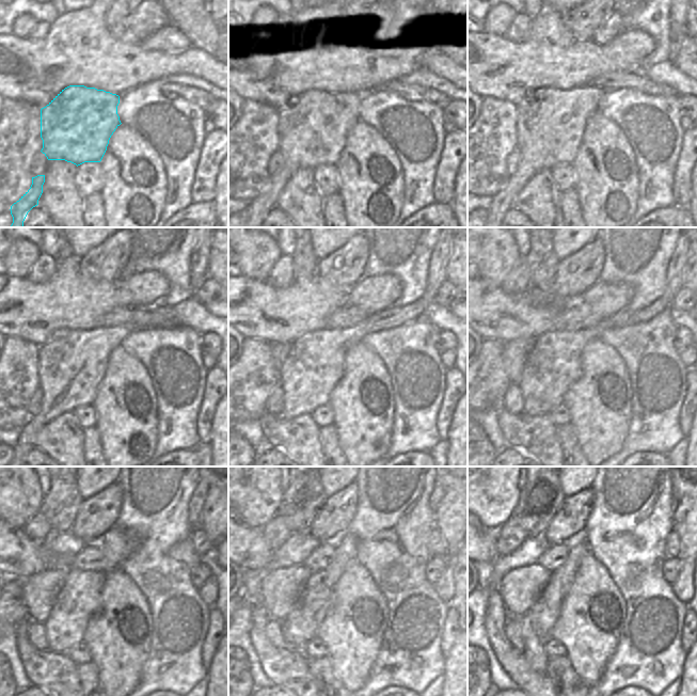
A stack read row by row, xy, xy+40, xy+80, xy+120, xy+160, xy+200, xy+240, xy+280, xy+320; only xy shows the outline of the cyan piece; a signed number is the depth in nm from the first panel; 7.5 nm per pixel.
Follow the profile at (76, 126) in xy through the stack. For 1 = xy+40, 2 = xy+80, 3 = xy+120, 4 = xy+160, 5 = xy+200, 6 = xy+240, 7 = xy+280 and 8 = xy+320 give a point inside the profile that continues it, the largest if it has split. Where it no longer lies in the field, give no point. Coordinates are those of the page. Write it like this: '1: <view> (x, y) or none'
1: xy+40 (313, 128)
2: xy+80 (550, 125)
3: xy+120 (72, 364)
4: xy+160 (314, 364)
5: xy+200 (553, 364)
6: xy+240 (78, 599)
7: xy+280 (300, 626)
8: xy+320 (541, 618)

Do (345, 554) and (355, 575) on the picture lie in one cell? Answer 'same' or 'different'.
different

